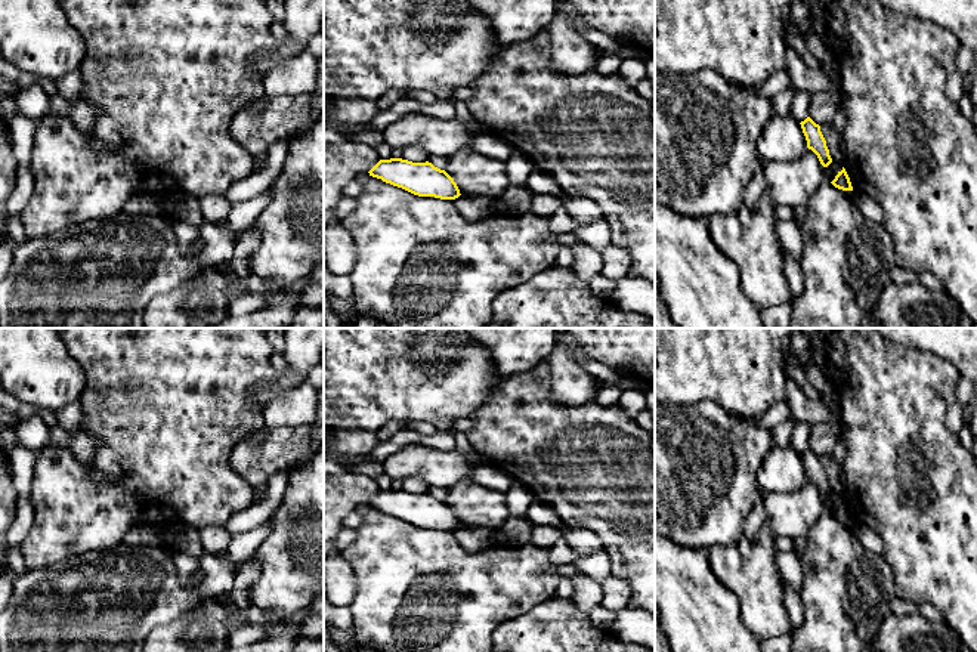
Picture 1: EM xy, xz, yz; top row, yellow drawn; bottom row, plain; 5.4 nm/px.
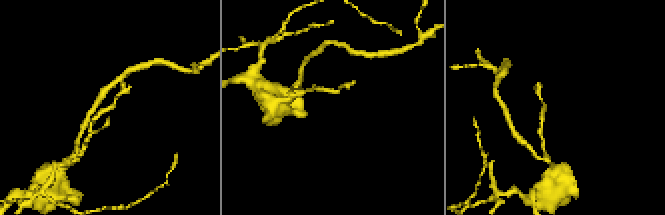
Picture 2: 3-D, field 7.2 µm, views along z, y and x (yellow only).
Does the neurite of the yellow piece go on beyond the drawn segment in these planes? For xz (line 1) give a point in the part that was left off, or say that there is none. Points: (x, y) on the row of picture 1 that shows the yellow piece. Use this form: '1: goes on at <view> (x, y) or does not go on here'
1: does not go on here

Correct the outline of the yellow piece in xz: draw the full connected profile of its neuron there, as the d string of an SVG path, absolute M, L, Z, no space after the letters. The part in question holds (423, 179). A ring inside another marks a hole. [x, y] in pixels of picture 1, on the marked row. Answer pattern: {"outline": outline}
{"outline": "M402 158L380 160L368 173L418 197L455 200L461 195L454 179L445 170L435 167L429 161L412 163Z"}

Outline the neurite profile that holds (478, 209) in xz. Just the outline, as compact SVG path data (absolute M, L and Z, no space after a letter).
M460 195L454 203L460 214L469 222L480 222L501 213L498 204L486 197L467 198Z

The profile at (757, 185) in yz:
M761 160L760 167L754 172L752 179L743 194L743 206L754 210L761 194L766 191L766 177L763 170L764 161Z

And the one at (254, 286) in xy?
M253 274L248 278L245 278L244 288L247 290L244 294L262 294L262 296L266 296L272 290L278 290L268 287L260 278L257 278Z

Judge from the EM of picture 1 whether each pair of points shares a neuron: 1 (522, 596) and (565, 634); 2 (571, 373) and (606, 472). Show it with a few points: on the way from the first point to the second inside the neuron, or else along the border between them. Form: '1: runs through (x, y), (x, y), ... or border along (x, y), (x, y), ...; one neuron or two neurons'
1: border along (550, 598), (503, 623); two neurons
2: border along (549, 394), (571, 405), (596, 396); two neurons

